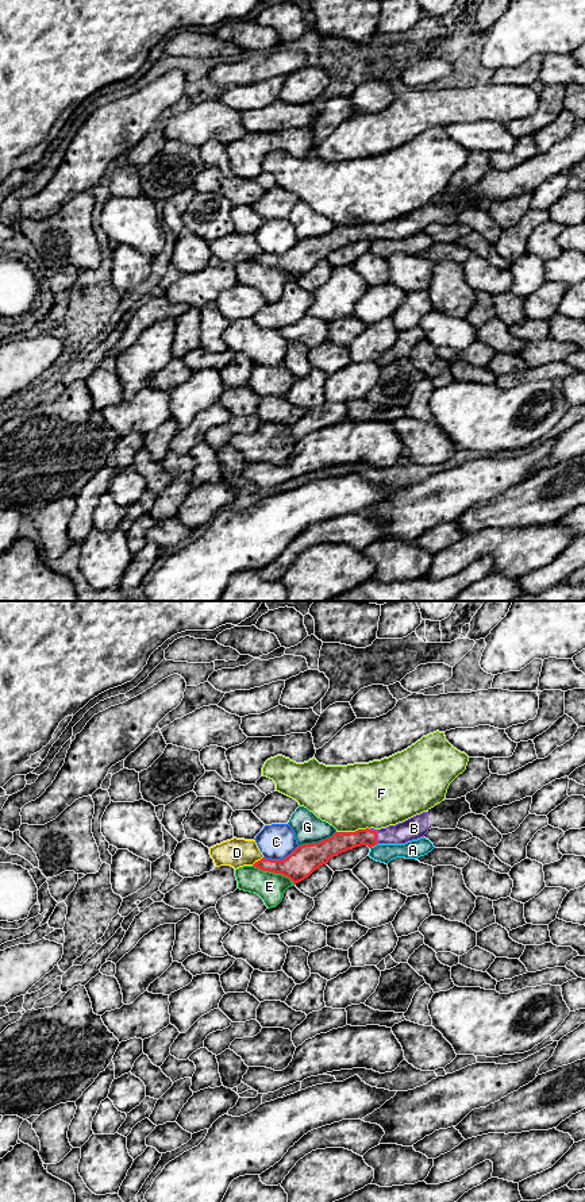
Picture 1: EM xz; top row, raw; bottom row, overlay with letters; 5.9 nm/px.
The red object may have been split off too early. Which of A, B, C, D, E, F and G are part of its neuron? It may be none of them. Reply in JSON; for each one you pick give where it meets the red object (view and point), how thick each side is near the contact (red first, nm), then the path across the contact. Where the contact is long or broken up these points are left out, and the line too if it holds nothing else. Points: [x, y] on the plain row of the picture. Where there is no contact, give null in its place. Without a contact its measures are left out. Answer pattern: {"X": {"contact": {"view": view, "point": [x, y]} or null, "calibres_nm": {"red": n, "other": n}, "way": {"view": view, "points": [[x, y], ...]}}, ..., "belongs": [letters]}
{"B": {"contact": {"view": "xz", "point": [376, 230]}, "calibres_nm": {"red": 130, "other": 140}, "way": {"view": "xz", "points": [[341, 237], [376, 230], [396, 230], [414, 223]]}}, "belongs": ["B"]}

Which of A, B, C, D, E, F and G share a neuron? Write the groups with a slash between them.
A / B / C / D / E / F / G

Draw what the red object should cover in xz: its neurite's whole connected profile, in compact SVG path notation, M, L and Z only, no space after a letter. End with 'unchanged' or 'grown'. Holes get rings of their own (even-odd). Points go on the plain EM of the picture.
M466 192L444 194L427 207L396 220L381 224L366 223L355 227L336 227L319 238L299 240L282 255L262 253L253 261L262 266L288 271L296 280L342 247L361 240L372 243L377 239L405 239L424 232L431 223L455 224L459 213L467 208L473 207Z; grown

